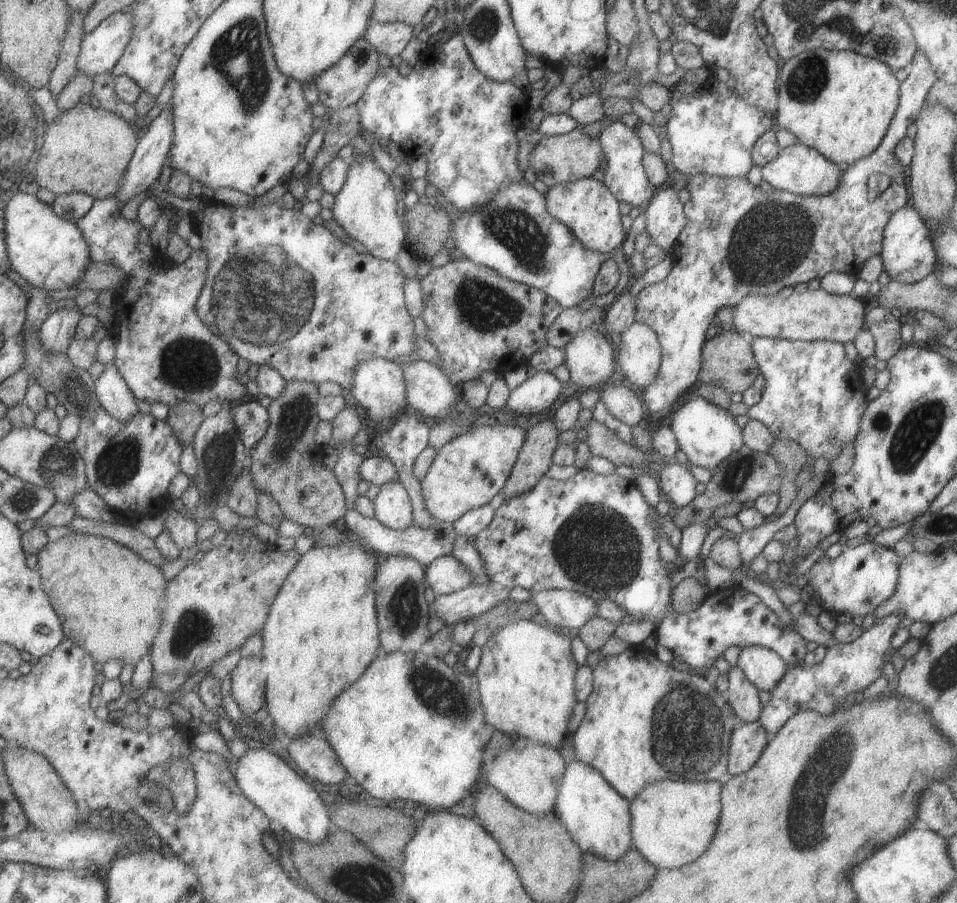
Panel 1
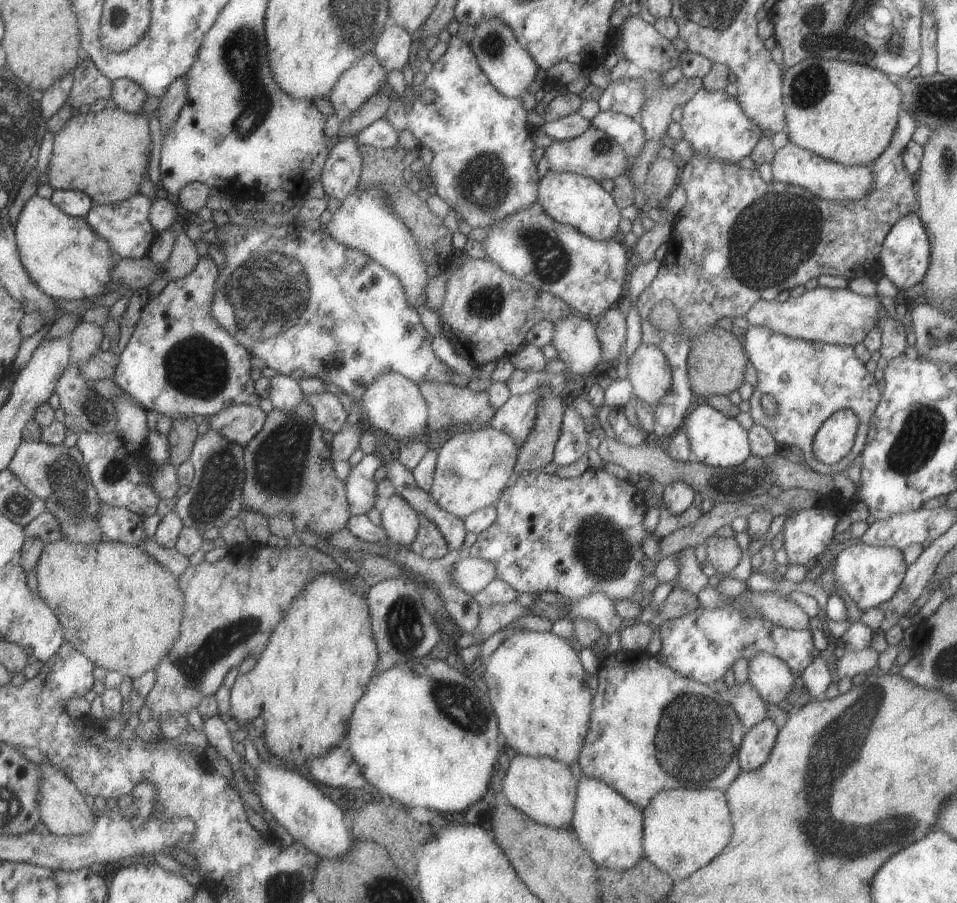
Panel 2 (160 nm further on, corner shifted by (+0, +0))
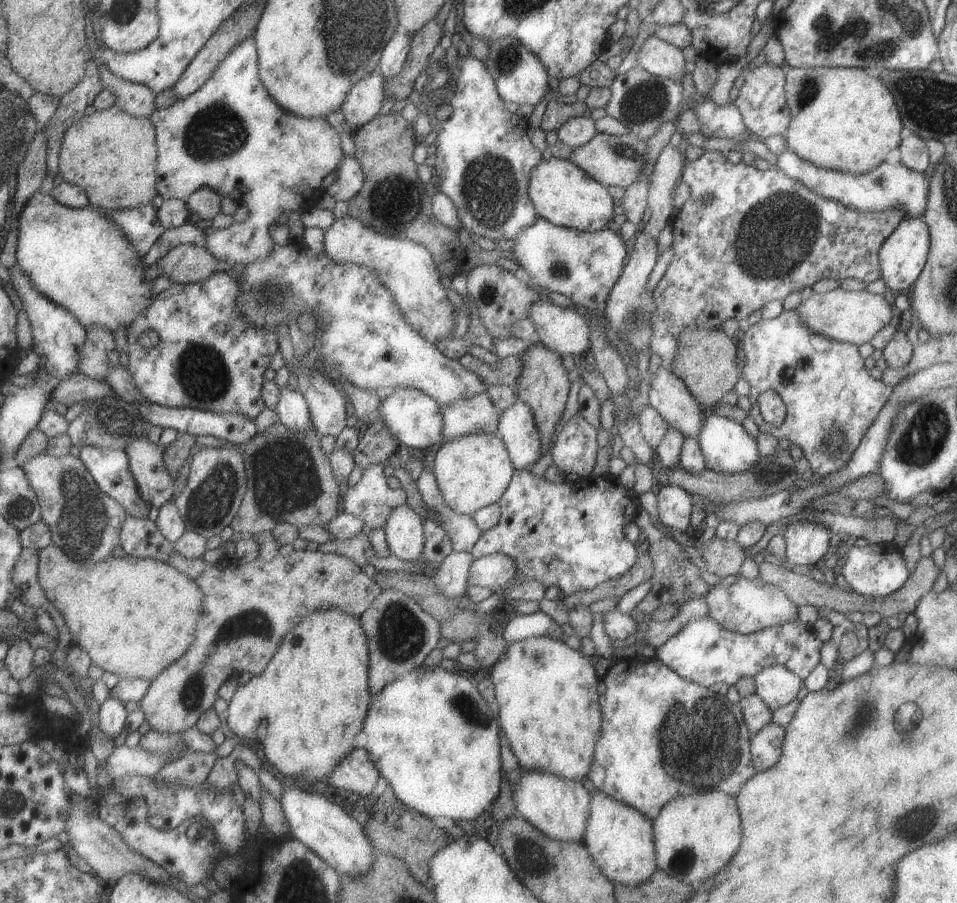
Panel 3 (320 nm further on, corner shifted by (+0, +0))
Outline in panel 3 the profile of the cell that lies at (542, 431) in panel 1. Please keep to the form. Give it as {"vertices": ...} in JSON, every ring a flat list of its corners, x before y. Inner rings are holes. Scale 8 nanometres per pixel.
{"vertices":[[539,340,529,343,528,347,517,356,520,360,520,373,515,380,516,386,513,387,521,402,527,404,532,412,542,442,542,452,546,453,553,446,550,437,564,409,572,375,563,367,561,356,549,350]]}

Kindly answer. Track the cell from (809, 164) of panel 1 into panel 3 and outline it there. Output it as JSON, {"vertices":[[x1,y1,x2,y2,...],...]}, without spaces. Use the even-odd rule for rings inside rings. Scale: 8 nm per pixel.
{"vertices":[[785,150,777,156,775,167,787,176,803,183,811,192,826,199,840,202,844,207,861,212,881,212,890,209,900,210,907,218,922,218,926,212,927,193,929,188,929,171,915,172,903,164,896,165,883,161,869,172,862,175,828,171,809,164,794,152]]}

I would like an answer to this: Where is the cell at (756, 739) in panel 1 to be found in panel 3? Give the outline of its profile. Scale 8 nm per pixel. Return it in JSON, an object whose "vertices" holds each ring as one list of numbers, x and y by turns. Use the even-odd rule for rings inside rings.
{"vertices":[[771,722,750,737,746,753,755,772,771,768,779,760,784,736,784,727]]}

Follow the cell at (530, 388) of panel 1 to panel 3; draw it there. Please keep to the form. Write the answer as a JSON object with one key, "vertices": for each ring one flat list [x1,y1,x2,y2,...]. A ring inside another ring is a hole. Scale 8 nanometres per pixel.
{"vertices":[[515,396,513,404,499,412,497,434,504,442,512,467,529,469,543,453,542,442,530,408]]}

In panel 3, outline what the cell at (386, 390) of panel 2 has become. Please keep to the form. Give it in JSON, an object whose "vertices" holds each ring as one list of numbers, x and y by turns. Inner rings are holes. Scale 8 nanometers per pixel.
{"vertices":[[397,387,392,389,392,393,380,401,377,407,377,414,382,418,384,426,389,429,389,432,396,438,397,442,399,442,400,447,409,447,414,450,415,453,420,450,435,449,445,440,442,435,442,412,440,405,436,400,433,400,419,389,411,387]]}

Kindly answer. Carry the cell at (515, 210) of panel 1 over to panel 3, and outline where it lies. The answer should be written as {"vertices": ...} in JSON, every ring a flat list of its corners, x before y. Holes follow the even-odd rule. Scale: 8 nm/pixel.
{"vertices":[[541,217,518,232,513,241,509,251,514,255,513,261,522,268,524,278,531,278,549,292,567,296,577,308,586,312,598,312,604,306,629,251,619,234,607,227,593,232,576,231,551,224]]}

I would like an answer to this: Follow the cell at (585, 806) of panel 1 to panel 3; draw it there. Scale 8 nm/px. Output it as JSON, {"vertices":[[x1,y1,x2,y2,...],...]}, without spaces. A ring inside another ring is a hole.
{"vertices":[[596,790,590,796,590,807,582,844,592,856,594,865,612,883,639,887,656,870,652,822,639,811,614,801]]}

